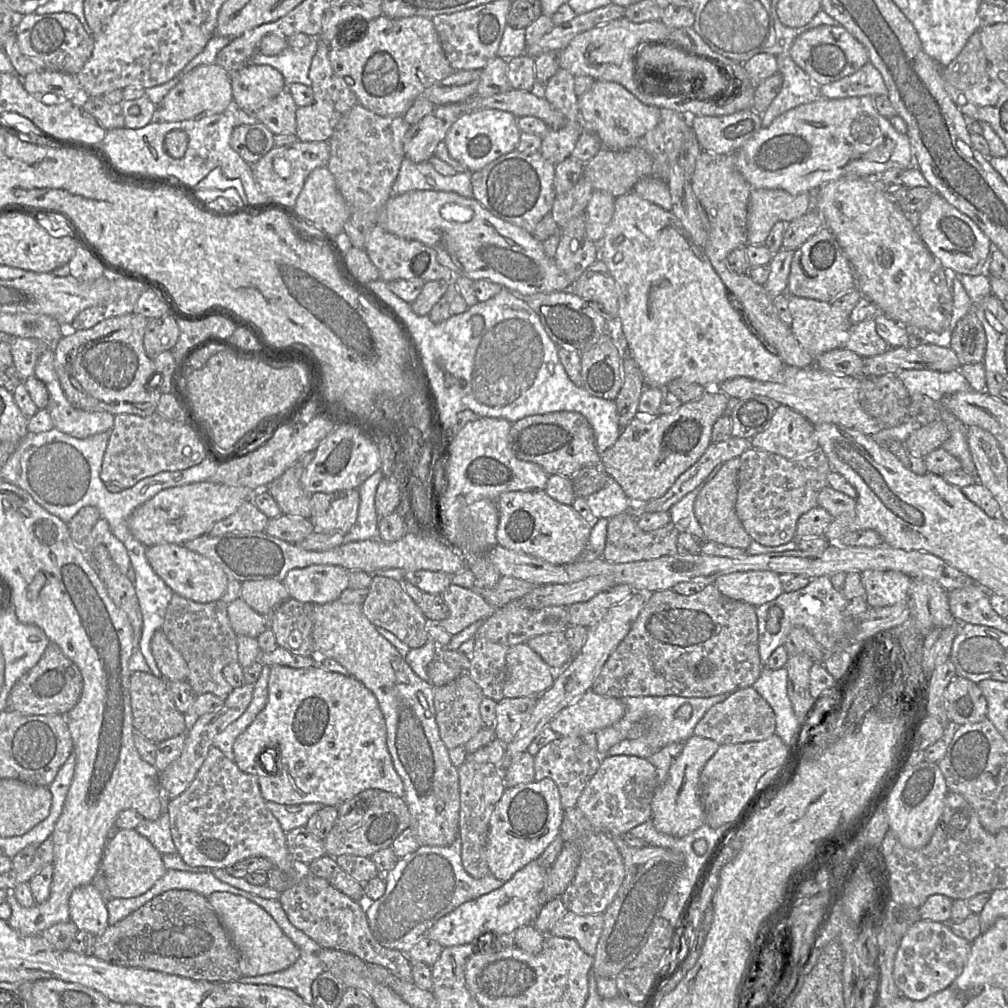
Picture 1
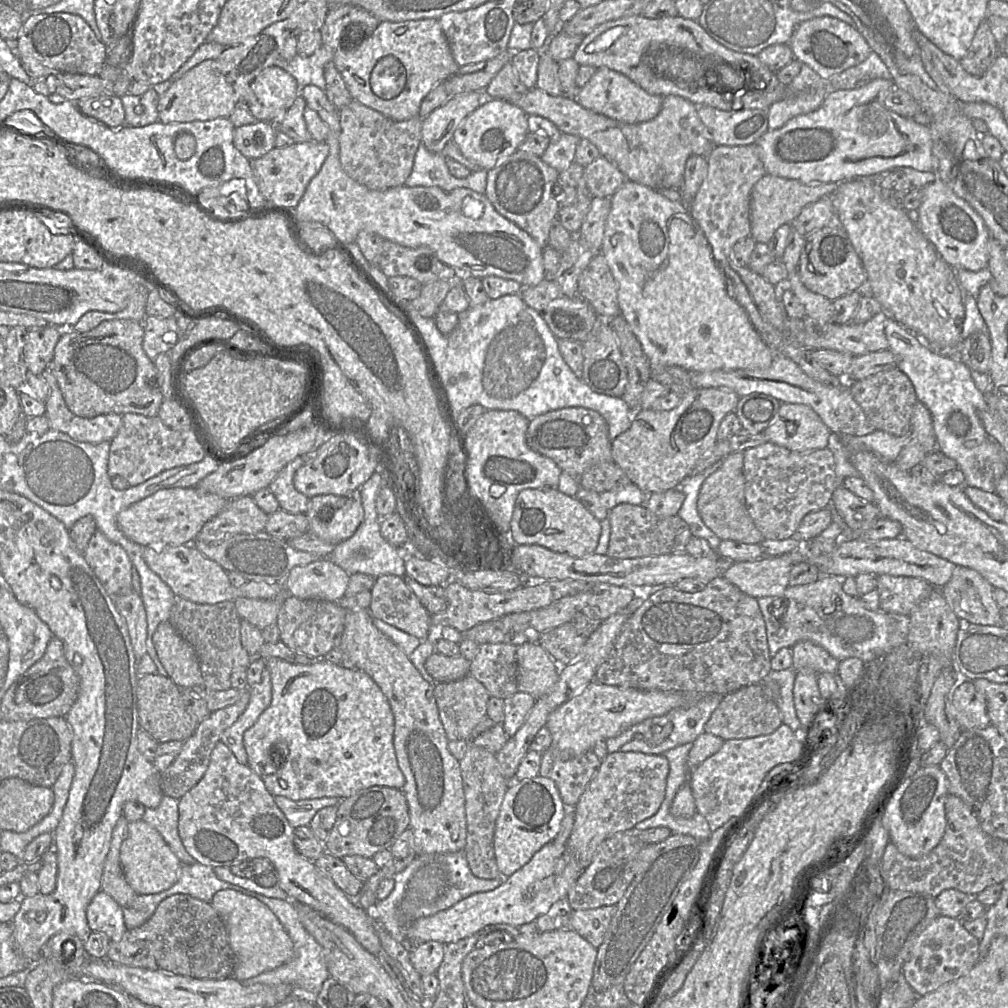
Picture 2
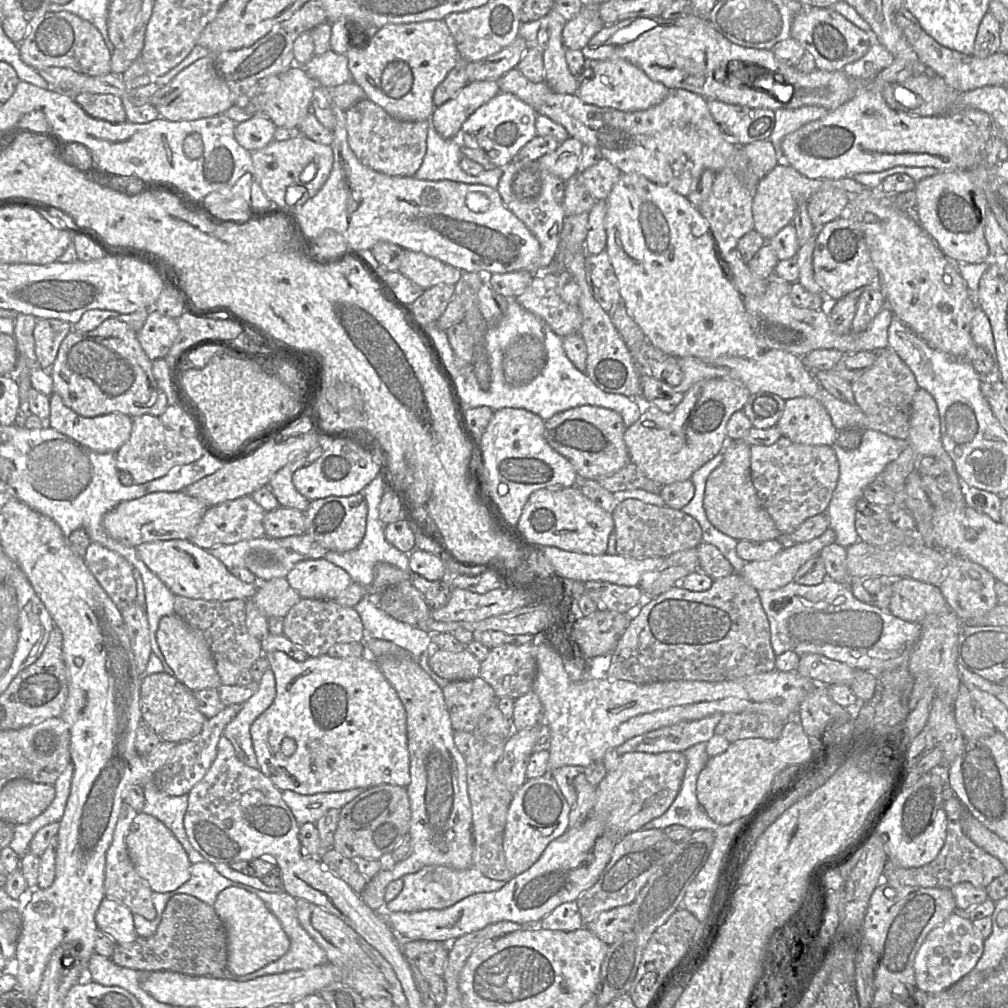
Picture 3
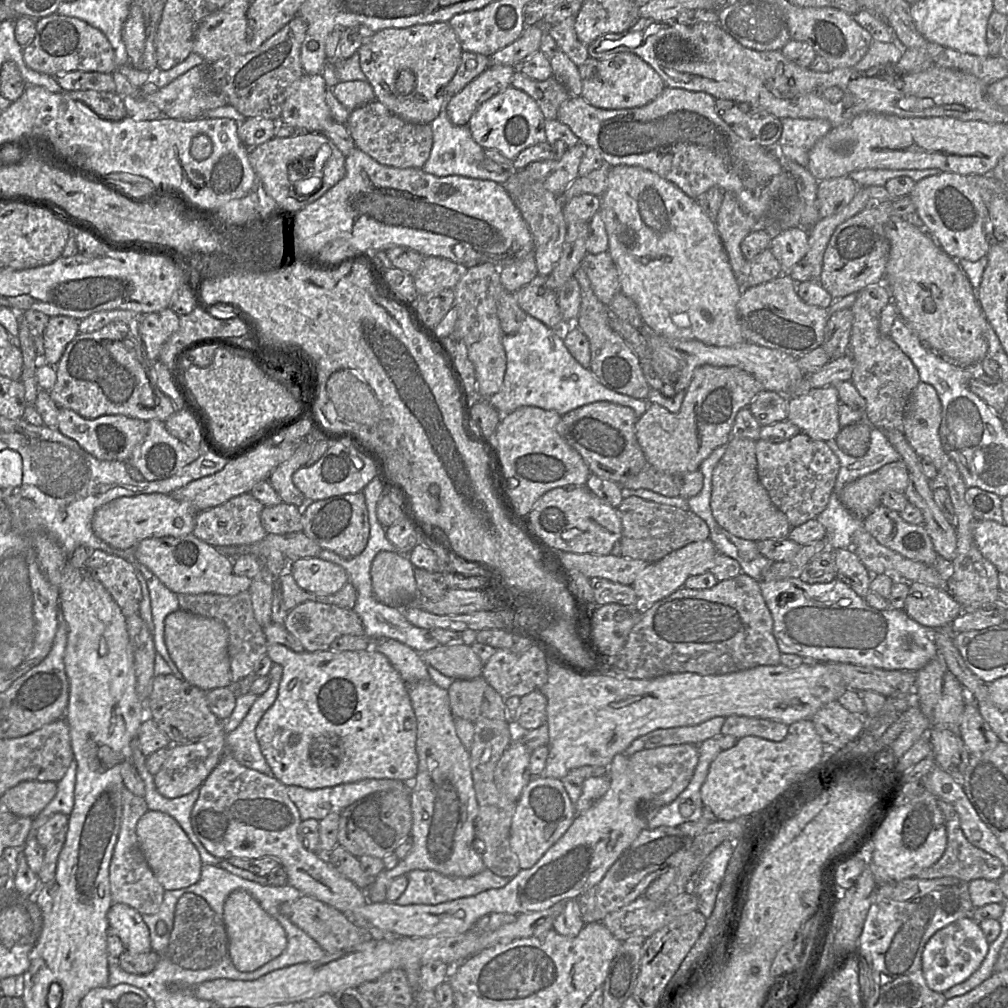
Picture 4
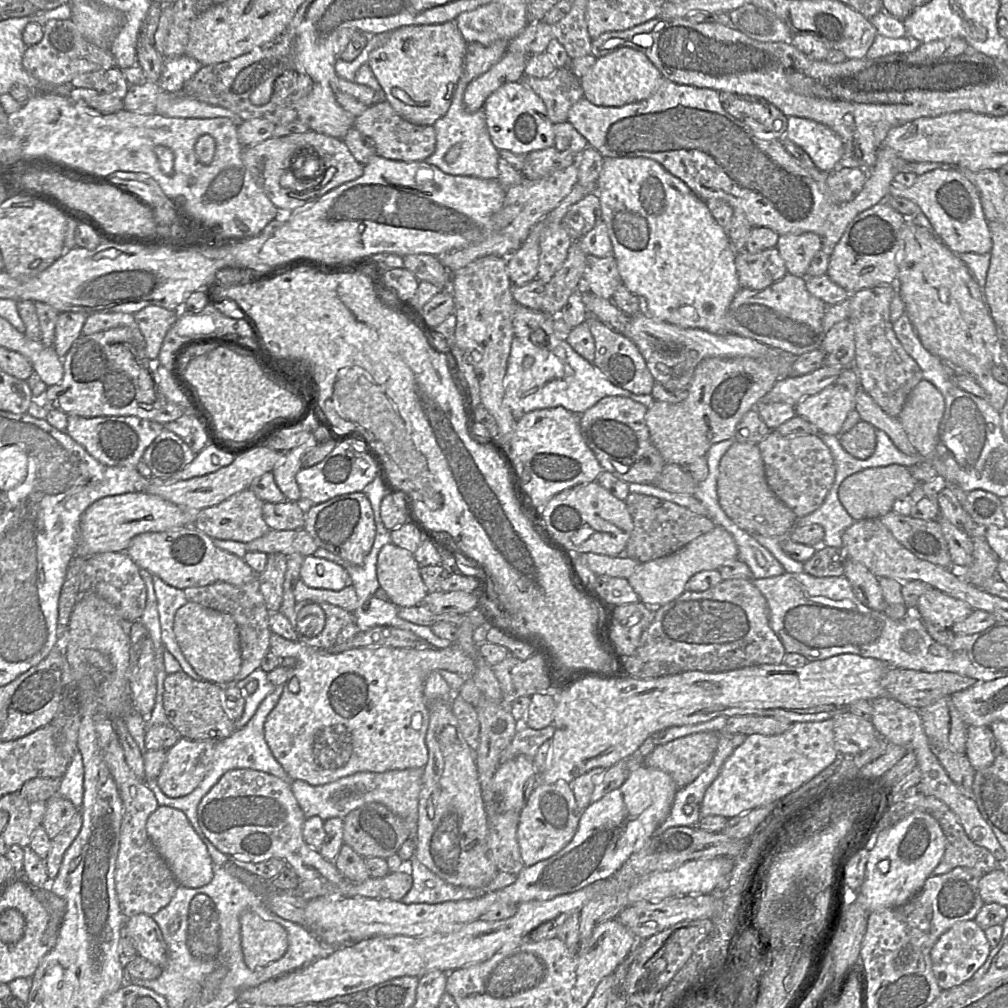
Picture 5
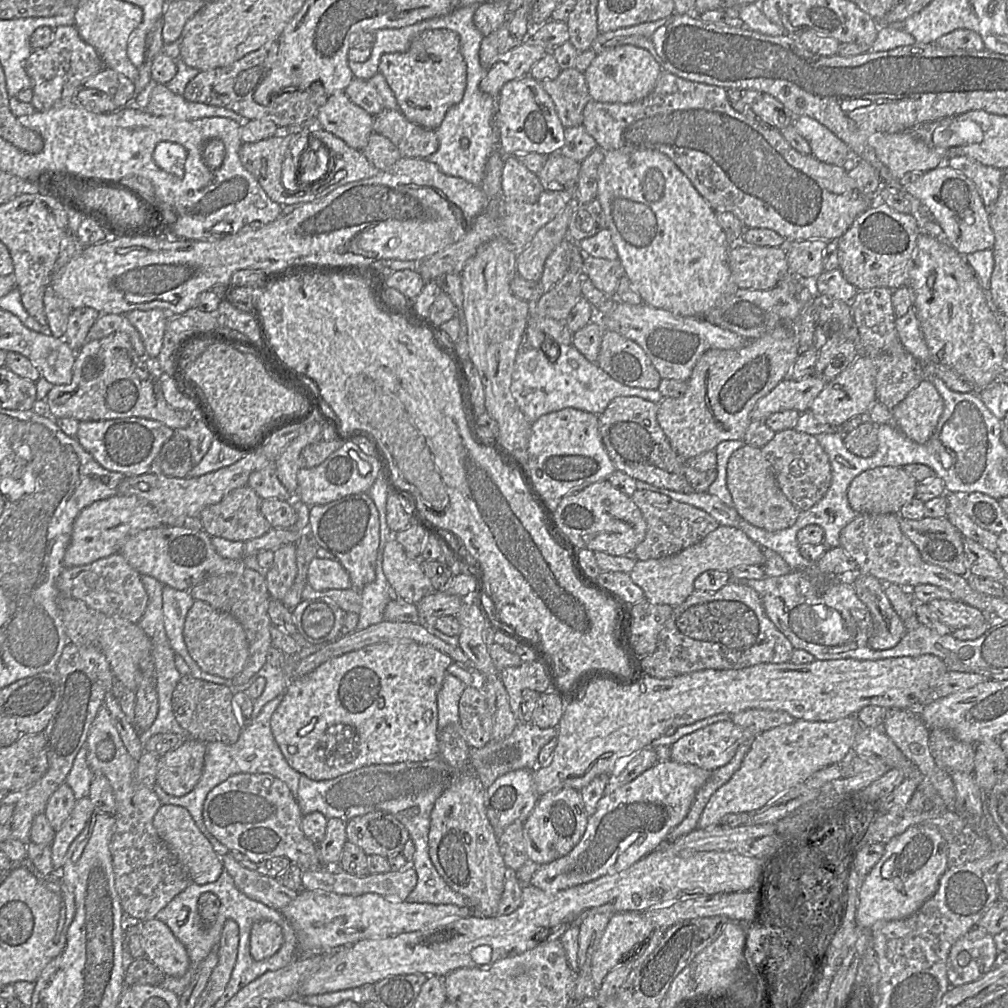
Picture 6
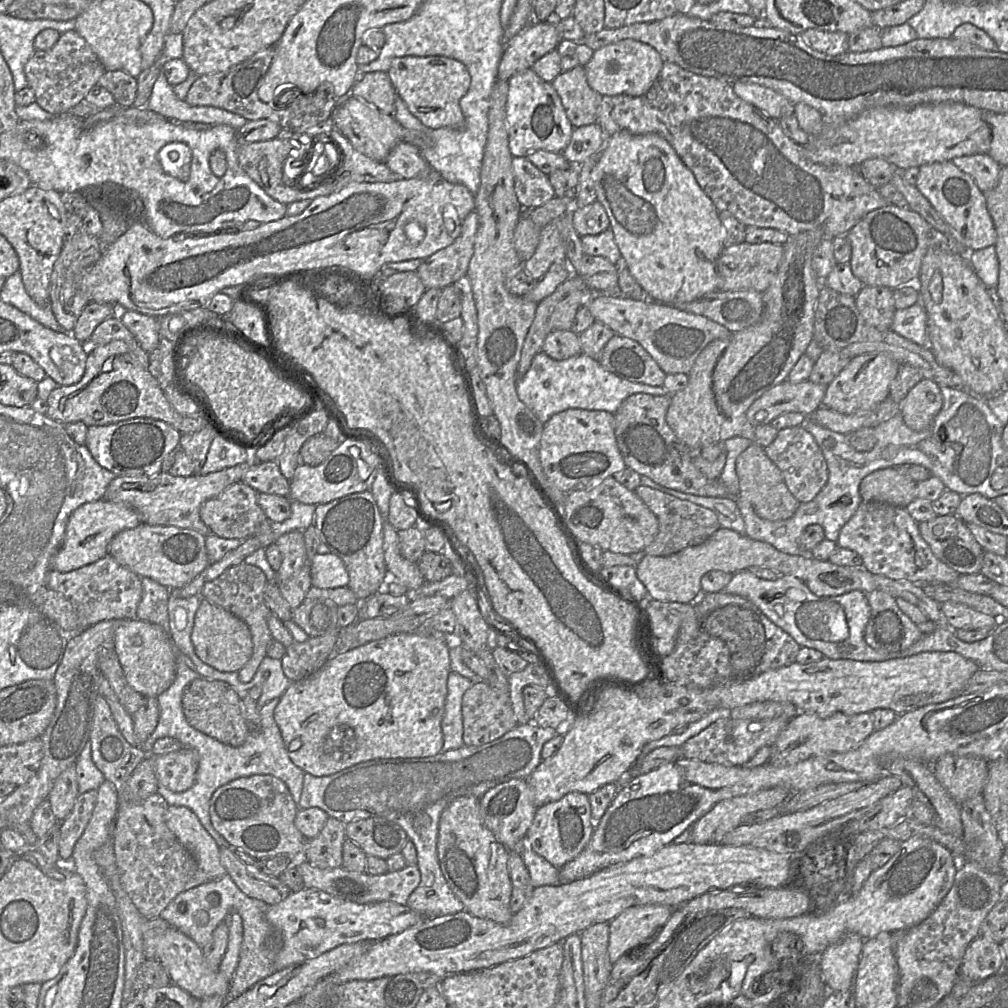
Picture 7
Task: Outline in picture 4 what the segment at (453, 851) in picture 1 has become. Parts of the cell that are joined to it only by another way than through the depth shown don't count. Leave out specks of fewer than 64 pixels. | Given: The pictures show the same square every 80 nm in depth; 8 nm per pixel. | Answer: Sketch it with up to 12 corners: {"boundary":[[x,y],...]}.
{"boundary":[[487,868],[471,877],[412,870],[398,905],[436,905],[502,888]]}

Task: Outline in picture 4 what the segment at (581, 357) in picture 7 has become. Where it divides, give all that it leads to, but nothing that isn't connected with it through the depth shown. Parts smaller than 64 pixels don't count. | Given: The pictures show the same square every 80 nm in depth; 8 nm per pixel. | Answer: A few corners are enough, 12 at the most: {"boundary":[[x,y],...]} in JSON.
{"boundary":[[528,315],[505,334],[506,370],[486,400],[565,413],[597,401],[653,404],[608,389]]}

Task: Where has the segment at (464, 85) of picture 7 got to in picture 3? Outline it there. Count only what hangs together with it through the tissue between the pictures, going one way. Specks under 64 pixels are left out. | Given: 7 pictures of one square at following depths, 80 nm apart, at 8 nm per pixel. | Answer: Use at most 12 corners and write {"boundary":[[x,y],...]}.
{"boundary":[[444,20],[385,25],[345,55],[365,99],[429,121],[460,59]]}

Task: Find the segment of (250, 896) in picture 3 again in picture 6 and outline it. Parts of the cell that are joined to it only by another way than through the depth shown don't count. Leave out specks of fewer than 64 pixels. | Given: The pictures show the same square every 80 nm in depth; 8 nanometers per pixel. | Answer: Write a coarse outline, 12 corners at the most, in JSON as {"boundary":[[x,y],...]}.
{"boundary":[[270,920],[252,925],[249,945],[255,961],[277,953],[282,928]]}

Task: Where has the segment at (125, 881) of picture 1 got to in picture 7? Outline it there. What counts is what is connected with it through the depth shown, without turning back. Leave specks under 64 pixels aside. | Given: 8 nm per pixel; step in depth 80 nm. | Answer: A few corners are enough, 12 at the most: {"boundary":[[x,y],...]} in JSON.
{"boundary":[[169,805],[165,823],[210,880],[226,874],[219,846],[193,811]]}

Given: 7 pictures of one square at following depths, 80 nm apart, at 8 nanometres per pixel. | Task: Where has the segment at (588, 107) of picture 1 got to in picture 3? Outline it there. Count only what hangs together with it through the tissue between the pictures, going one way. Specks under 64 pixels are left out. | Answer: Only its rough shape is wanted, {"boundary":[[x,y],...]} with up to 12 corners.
{"boundary":[[624,59],[599,61],[580,82],[586,104],[635,112],[669,90]]}

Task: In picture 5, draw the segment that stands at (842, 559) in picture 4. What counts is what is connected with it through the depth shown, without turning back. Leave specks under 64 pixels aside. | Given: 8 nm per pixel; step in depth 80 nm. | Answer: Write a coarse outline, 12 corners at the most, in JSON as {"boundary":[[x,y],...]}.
{"boundary":[[848,558],[843,575],[861,603],[885,612],[879,580]]}

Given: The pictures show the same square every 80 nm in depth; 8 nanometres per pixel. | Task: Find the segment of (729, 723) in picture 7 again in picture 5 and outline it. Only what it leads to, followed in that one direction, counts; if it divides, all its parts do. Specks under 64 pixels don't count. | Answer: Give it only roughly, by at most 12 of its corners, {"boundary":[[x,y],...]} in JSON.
{"boundary":[[718,732],[656,748],[644,764],[668,773],[678,789],[711,763]]}

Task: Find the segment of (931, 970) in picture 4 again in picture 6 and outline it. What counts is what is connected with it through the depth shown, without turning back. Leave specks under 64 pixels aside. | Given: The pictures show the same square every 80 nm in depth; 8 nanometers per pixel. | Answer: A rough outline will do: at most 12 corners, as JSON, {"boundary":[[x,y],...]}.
{"boundary":[[978,926],[951,947],[951,987],[996,965],[993,936]]}

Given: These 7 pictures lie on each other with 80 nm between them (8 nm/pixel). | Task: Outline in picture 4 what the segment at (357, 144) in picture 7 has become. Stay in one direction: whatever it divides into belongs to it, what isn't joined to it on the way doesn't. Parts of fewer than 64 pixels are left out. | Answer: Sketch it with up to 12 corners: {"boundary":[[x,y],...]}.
{"boundary":[[303,74],[279,125],[323,132],[334,121],[322,74]]}

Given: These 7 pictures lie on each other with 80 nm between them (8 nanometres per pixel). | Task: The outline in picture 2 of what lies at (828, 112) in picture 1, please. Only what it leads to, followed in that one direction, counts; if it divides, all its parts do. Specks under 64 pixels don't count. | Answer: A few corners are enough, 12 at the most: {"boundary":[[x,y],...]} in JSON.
{"boundary":[[879,78],[756,142],[766,174],[841,183],[933,171],[927,125]]}

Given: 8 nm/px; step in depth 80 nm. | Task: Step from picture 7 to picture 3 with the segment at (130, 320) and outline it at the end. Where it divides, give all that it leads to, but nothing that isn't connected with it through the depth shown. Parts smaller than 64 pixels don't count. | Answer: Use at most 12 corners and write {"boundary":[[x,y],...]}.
{"boundary":[[152,308],[137,338],[154,361],[178,334],[176,319]]}

